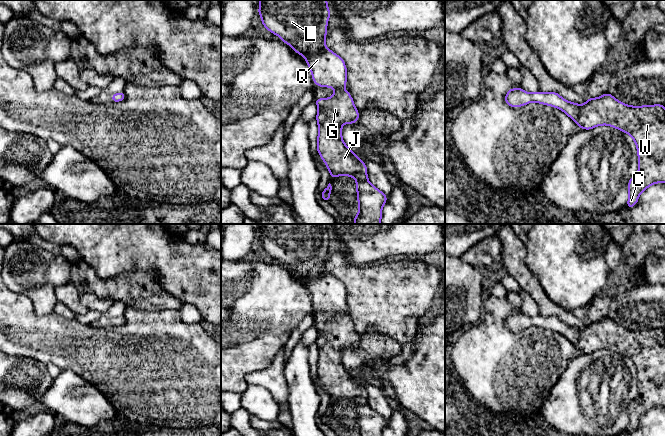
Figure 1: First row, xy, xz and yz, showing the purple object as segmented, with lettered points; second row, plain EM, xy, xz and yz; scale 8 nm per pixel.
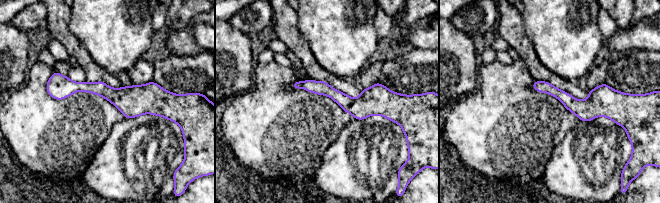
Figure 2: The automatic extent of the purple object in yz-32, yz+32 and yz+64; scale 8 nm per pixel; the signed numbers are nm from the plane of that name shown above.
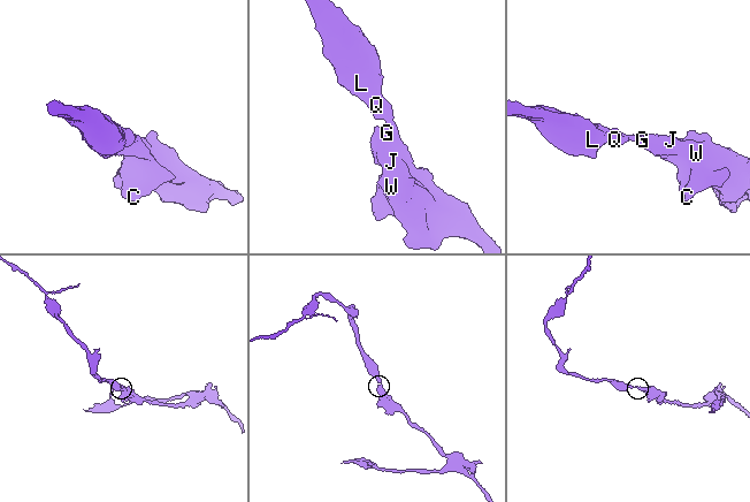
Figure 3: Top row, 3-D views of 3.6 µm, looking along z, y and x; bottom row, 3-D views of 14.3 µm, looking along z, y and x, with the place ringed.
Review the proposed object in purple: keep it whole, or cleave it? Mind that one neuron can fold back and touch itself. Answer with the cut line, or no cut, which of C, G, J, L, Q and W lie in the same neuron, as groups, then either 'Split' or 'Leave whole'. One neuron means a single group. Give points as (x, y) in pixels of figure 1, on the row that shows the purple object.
No split. Groups: C G J L Q W. Leave whole

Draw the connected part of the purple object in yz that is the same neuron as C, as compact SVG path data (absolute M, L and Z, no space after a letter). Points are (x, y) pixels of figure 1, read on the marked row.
M521 87L511 88L505 95L506 104L514 108L533 101L562 110L581 129L609 125L633 138L639 169L628 181L626 207L634 207L640 194L652 184L665 183L665 107L662 104L630 106L605 93L580 105L563 99L557 92L532 94Z

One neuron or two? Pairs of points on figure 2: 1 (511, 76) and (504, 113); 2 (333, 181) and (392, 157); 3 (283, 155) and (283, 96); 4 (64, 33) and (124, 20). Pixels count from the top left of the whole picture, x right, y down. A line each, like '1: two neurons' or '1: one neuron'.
1: one neuron
2: one neuron
3: one neuron
4: two neurons

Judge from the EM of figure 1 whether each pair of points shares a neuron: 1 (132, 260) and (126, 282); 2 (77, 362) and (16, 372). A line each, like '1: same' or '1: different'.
1: different
2: different

